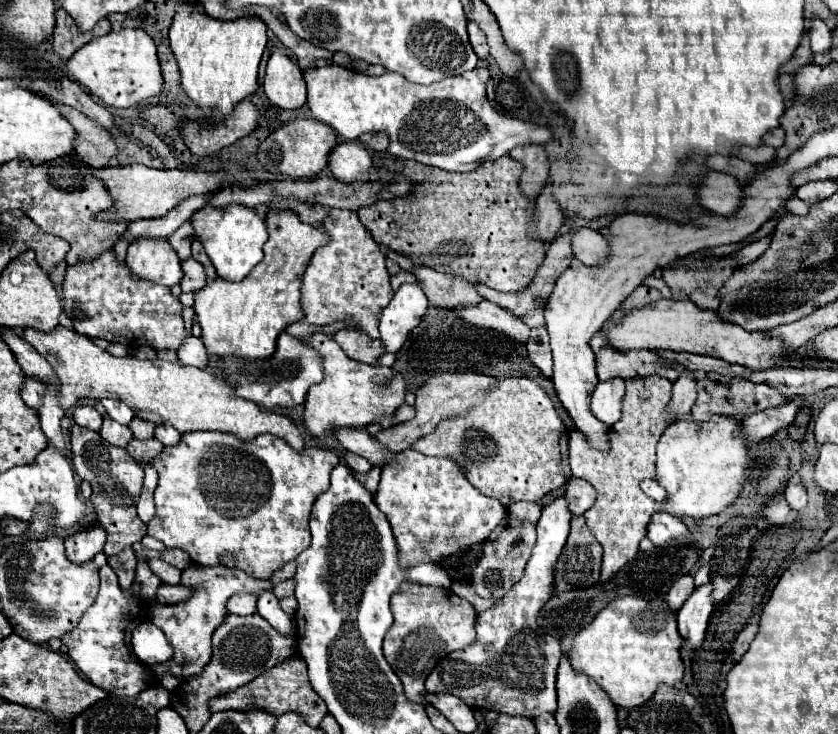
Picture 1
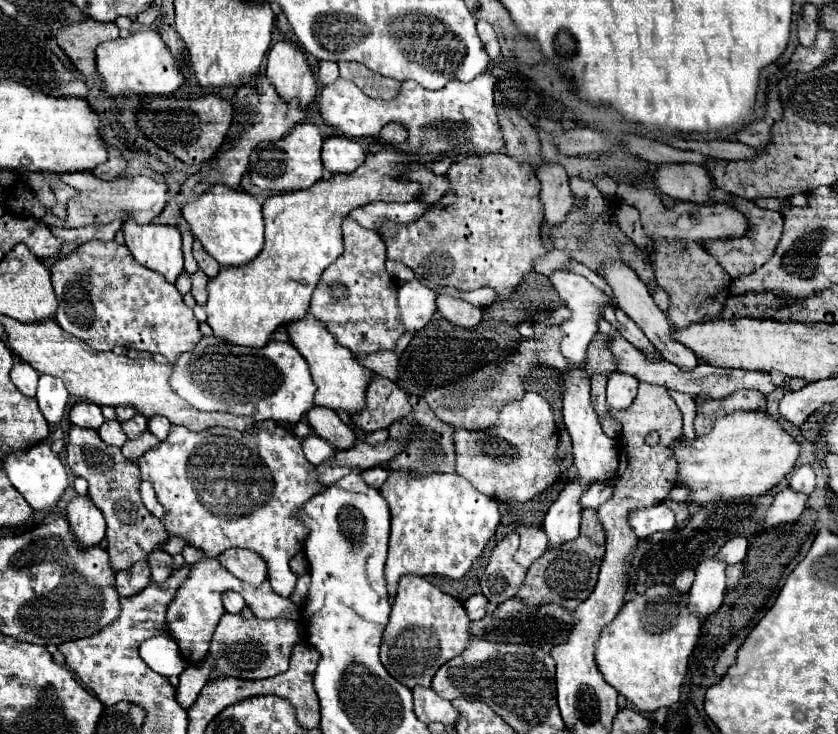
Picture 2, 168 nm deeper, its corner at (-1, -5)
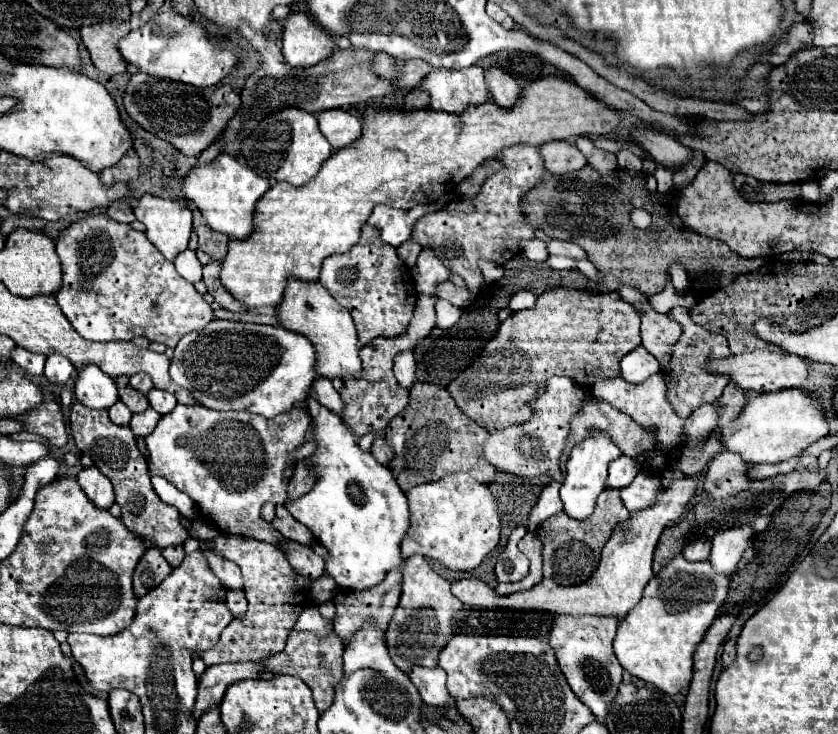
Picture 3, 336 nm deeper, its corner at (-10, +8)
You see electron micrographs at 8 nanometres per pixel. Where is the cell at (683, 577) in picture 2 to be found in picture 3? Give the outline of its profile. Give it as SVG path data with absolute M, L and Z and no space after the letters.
M696 539L696 543L688 543L688 547L684 547L684 557L688 561L700 561L700 559L708 559L710 557L710 541L708 539Z

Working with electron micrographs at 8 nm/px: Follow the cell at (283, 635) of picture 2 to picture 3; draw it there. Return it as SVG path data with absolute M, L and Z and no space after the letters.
M228 589L226 591L226 605L228 605L228 609L230 609L230 613L234 617L244 617L244 611L246 611L246 595L244 595L244 589L242 591Z

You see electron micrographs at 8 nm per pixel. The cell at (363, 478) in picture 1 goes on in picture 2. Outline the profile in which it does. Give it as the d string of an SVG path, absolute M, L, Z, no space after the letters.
M377 466L377 468L369 468L369 470L367 470L367 472L363 472L361 476L363 476L363 480L365 480L365 484L367 484L367 486L373 486L373 488L377 488L377 490L379 490L379 488L381 488L381 484L385 482L387 474L389 474L389 472L387 472L385 468L379 468L379 466Z

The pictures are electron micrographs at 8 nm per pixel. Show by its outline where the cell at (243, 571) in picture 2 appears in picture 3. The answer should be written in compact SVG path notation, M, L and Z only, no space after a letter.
M222 533L216 539L212 539L212 549L218 555L234 561L242 569L244 591L248 597L248 611L244 619L230 621L230 625L222 631L220 641L216 643L214 649L202 653L206 667L216 663L238 663L238 661L258 663L284 651L288 633L294 631L300 611L304 611L304 607L316 605L316 601L310 595L310 589L296 587L296 579L290 563L286 561L284 553L272 543L248 539L242 535L238 537L238 535Z

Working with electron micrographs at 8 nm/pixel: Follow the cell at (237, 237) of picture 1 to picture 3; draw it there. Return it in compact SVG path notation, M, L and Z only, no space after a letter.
M220 153L212 163L192 167L182 179L182 193L200 209L206 225L232 239L246 239L254 231L254 205L268 191L268 181L242 165L236 157Z

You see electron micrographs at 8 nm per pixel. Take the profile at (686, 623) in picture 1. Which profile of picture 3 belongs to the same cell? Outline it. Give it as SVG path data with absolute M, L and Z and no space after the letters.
M750 525L744 527L730 527L728 531L718 531L712 539L712 555L710 563L718 573L732 575L742 553L752 543L752 529Z

